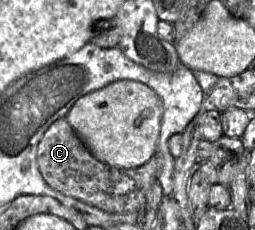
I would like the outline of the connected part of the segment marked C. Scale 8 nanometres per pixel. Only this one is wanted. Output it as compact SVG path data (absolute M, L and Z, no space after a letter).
M66 118L54 121L38 144L37 164L45 182L54 190L86 202L113 214L138 213L147 201L147 192L158 181L158 162L155 157L137 168L116 168L98 160L84 145Z

